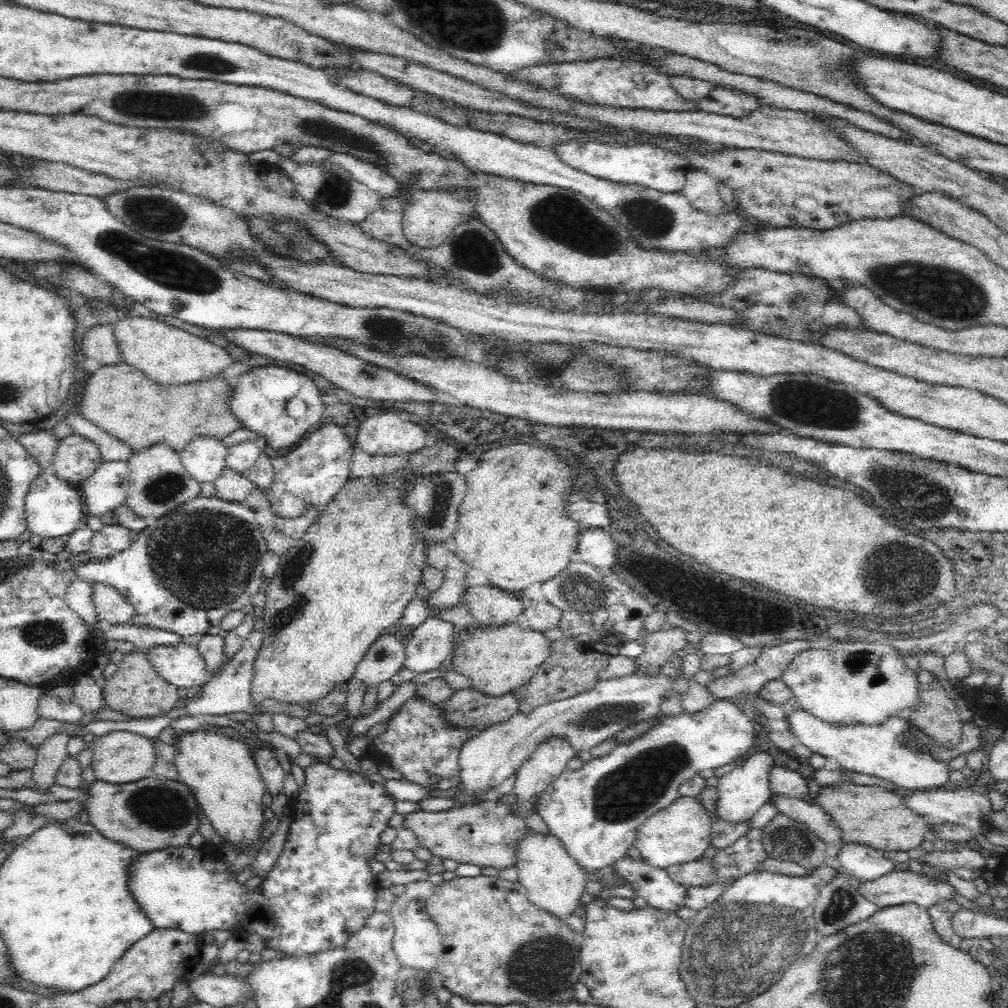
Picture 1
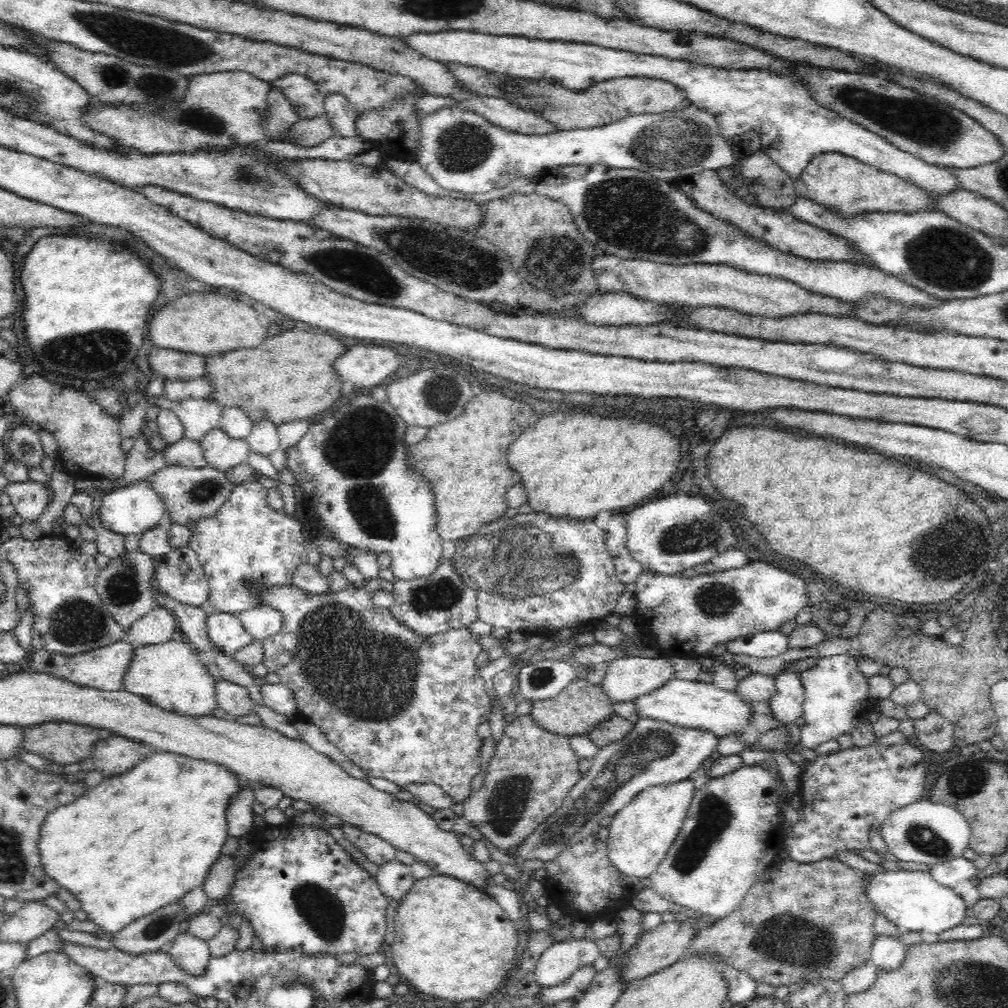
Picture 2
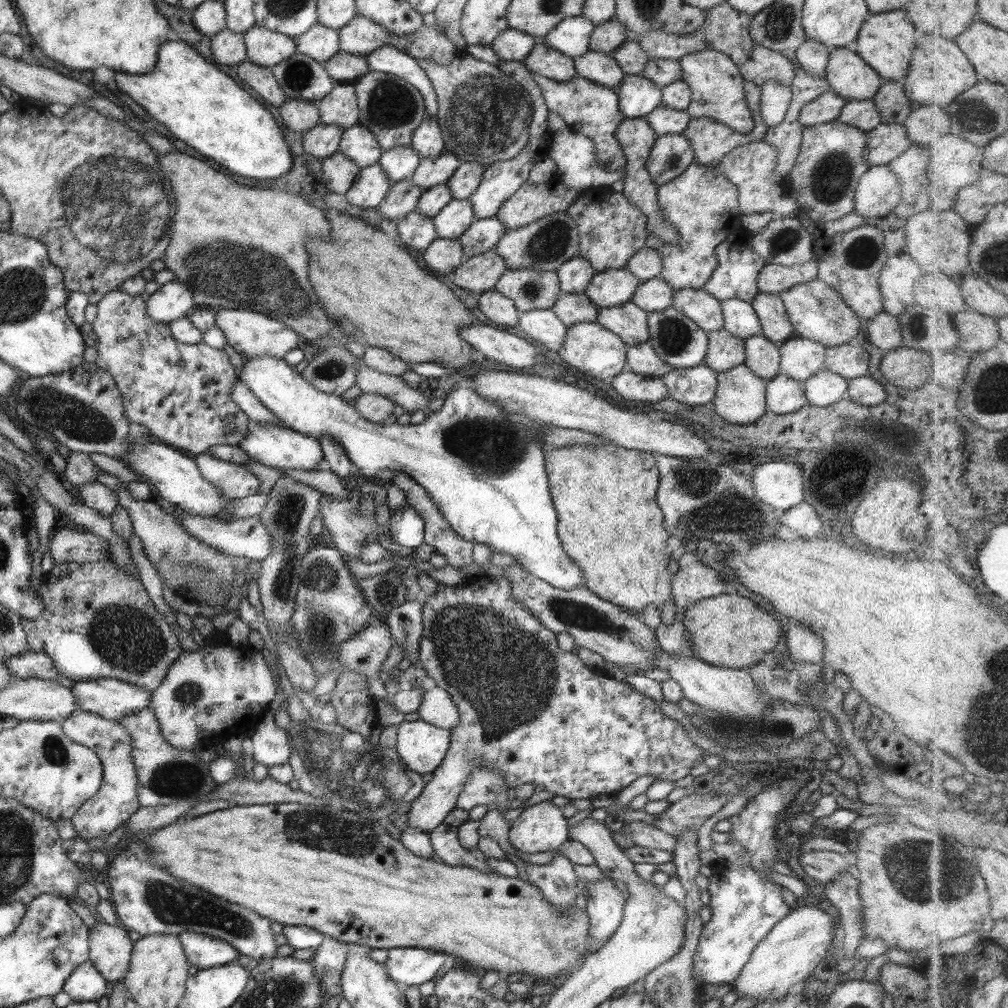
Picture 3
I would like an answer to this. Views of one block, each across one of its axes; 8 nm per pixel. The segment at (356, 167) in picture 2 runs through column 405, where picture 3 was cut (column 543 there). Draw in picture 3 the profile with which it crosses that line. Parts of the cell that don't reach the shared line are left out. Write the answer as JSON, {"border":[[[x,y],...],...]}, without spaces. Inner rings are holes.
{"border":[[[559,174],[539,184],[525,181],[501,204],[496,217],[506,229],[516,229],[556,212],[565,213],[579,193],[563,184]]]}

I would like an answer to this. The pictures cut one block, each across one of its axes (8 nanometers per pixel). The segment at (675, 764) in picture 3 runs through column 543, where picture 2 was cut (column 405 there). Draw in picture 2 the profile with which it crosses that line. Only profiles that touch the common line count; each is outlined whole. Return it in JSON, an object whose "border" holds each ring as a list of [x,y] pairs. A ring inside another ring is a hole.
{"border":[[[244,579],[243,584],[255,596],[257,602],[268,605],[281,614],[281,627],[278,634],[270,636],[263,641],[264,663],[269,672],[278,674],[281,682],[290,687],[292,691],[297,712],[302,712],[302,716],[310,721],[316,728],[322,731],[338,748],[340,754],[344,754],[348,760],[352,760],[359,766],[366,776],[376,776],[376,778],[386,778],[394,782],[398,788],[406,788],[410,784],[435,784],[446,794],[449,794],[456,802],[463,803],[472,794],[472,778],[478,772],[480,760],[480,736],[476,729],[482,722],[488,721],[491,712],[492,701],[486,693],[486,682],[478,675],[478,667],[475,660],[481,654],[482,647],[477,643],[477,637],[472,635],[467,628],[458,630],[448,630],[434,636],[420,636],[418,633],[400,624],[391,615],[389,608],[380,608],[372,603],[372,594],[385,590],[391,592],[393,583],[384,579],[367,579],[367,583],[362,588],[349,585],[339,592],[307,593],[300,590],[294,583],[266,587],[264,583]]]}

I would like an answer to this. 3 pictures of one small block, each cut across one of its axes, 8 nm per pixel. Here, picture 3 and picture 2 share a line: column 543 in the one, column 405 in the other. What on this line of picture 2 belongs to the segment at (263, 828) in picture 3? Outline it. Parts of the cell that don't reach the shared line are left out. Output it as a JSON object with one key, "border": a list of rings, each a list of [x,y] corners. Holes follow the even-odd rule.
{"border":[[[443,875],[418,879],[407,898],[402,903],[398,904],[394,921],[395,937],[391,945],[394,962],[399,968],[399,973],[404,975],[404,977],[412,983],[415,993],[418,995],[430,998],[444,998],[444,1000],[450,1000],[450,1002],[457,1003],[464,1002],[464,1000],[484,1001],[499,990],[499,987],[509,978],[509,975],[513,970],[514,958],[516,954],[518,954],[518,940],[520,938],[520,933],[518,933],[519,926],[517,923],[510,920],[508,914],[504,911],[504,908],[498,904],[492,895],[485,893],[472,884],[467,884],[452,876]]]}

